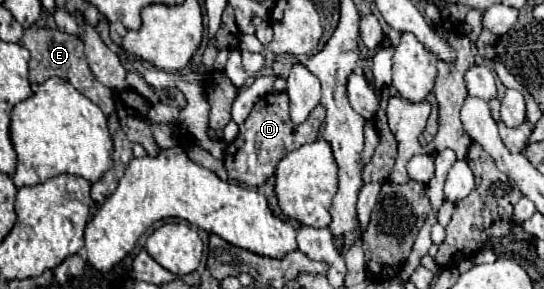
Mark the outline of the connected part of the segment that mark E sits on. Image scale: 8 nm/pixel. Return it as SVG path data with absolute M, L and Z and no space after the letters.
M30 26L24 30L24 38L20 40L20 44L24 48L30 50L30 82L44 82L52 76L64 78L68 80L78 92L82 92L86 98L90 98L94 104L98 104L106 114L110 114L110 110L114 110L114 106L108 106L108 100L112 98L112 90L106 88L104 84L98 84L98 80L94 80L88 64L86 64L86 56L84 56L84 48L82 48L82 40L70 34L64 34L60 30L52 30L52 28L40 28L40 26Z

